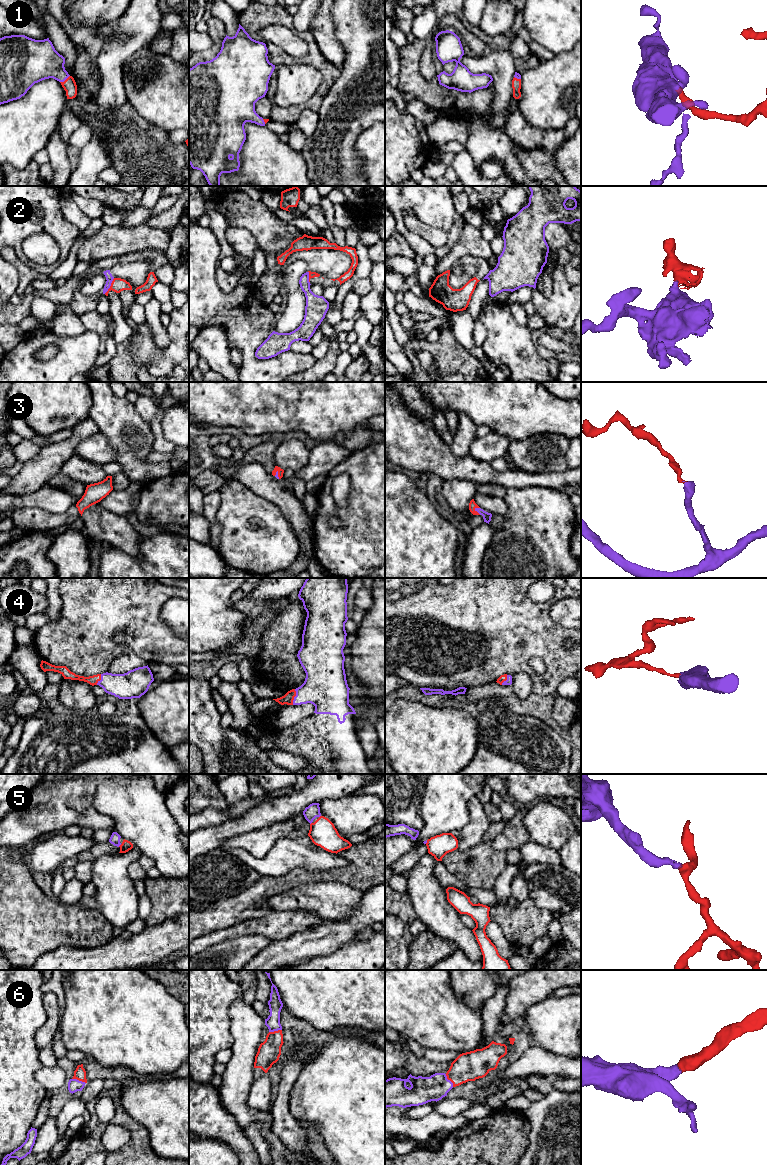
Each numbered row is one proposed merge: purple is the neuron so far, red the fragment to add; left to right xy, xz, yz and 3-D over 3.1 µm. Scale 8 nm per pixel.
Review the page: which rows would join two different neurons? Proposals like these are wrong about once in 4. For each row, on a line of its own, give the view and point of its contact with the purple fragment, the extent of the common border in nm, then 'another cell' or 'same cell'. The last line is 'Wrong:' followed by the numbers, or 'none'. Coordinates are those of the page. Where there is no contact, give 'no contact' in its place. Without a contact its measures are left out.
1: meets purple in xy at (64, 80); contact 100 nm long; same cell
2: meets purple in xy at (110, 285); contact 150 nm long; another cell
3: meets purple in yz at (477, 511); contact 80 nm long; same cell
4: meets purple in xz at (294, 697); contact 130 nm long; same cell
5: meets purple in xy at (119, 845); contact 40 nm long; same cell
6: meets purple in xy at (78, 1080); contact 120 nm long; same cell
Wrong: 2

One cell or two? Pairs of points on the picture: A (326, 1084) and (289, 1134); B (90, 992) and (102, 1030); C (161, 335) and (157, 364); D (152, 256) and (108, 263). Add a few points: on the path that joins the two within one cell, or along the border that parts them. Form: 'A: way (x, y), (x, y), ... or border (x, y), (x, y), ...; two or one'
A: border (289, 1095), (289, 1111), (295, 1119); two
B: way (99, 1001), (102, 1004), (102, 1021); one
C: border (165, 327), (169, 345), (164, 352); two
D: way (141, 255), (119, 259); one

